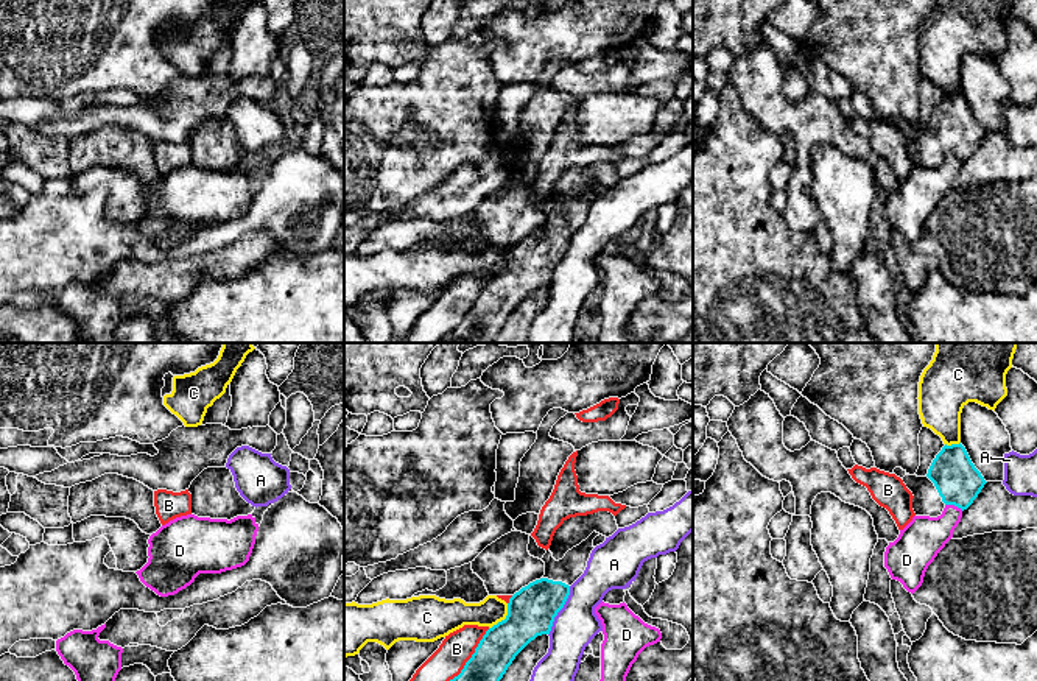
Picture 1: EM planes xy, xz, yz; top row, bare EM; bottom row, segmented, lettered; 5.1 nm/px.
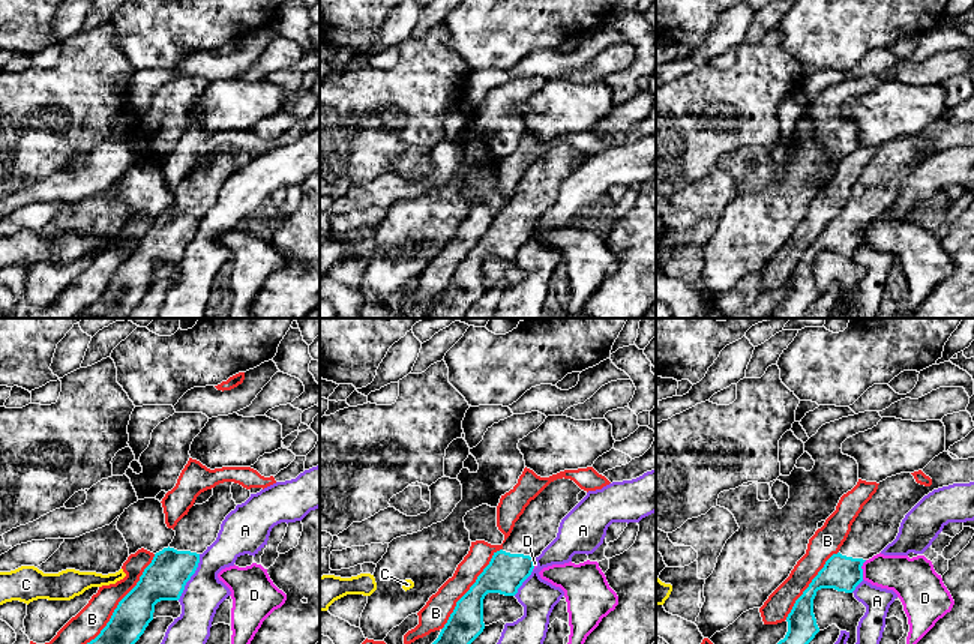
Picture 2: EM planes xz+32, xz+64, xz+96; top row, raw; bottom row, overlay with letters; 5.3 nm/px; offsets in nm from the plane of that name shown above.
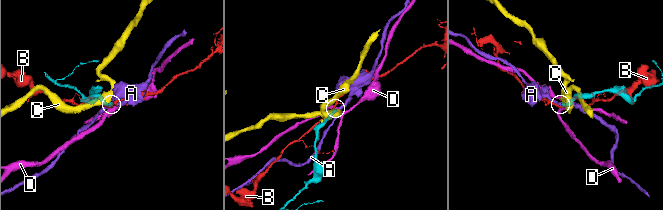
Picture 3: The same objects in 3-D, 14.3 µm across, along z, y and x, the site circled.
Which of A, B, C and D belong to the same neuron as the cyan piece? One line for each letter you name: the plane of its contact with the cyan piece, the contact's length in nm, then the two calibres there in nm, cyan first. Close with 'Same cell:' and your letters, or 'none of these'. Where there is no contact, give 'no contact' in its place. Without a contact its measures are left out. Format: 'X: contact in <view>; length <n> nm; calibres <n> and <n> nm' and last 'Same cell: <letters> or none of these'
Same cell: none of these

